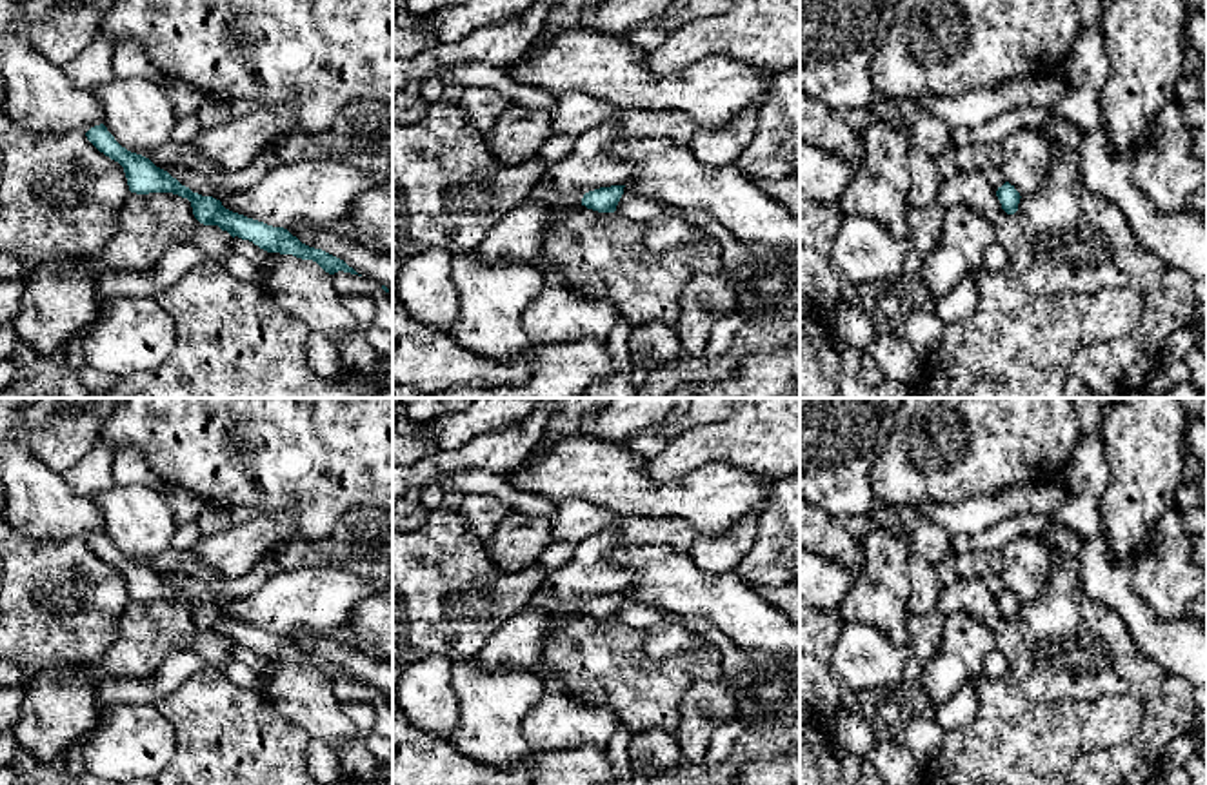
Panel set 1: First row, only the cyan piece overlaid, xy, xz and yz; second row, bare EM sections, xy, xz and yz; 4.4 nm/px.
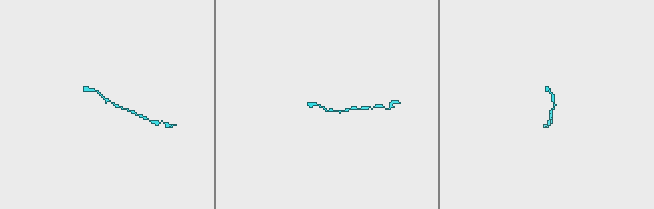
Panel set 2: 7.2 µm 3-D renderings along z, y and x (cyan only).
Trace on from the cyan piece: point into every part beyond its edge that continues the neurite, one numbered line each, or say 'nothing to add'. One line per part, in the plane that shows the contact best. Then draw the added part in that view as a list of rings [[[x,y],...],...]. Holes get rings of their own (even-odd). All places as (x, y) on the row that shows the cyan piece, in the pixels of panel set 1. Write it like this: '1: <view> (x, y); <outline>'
nothing to add

